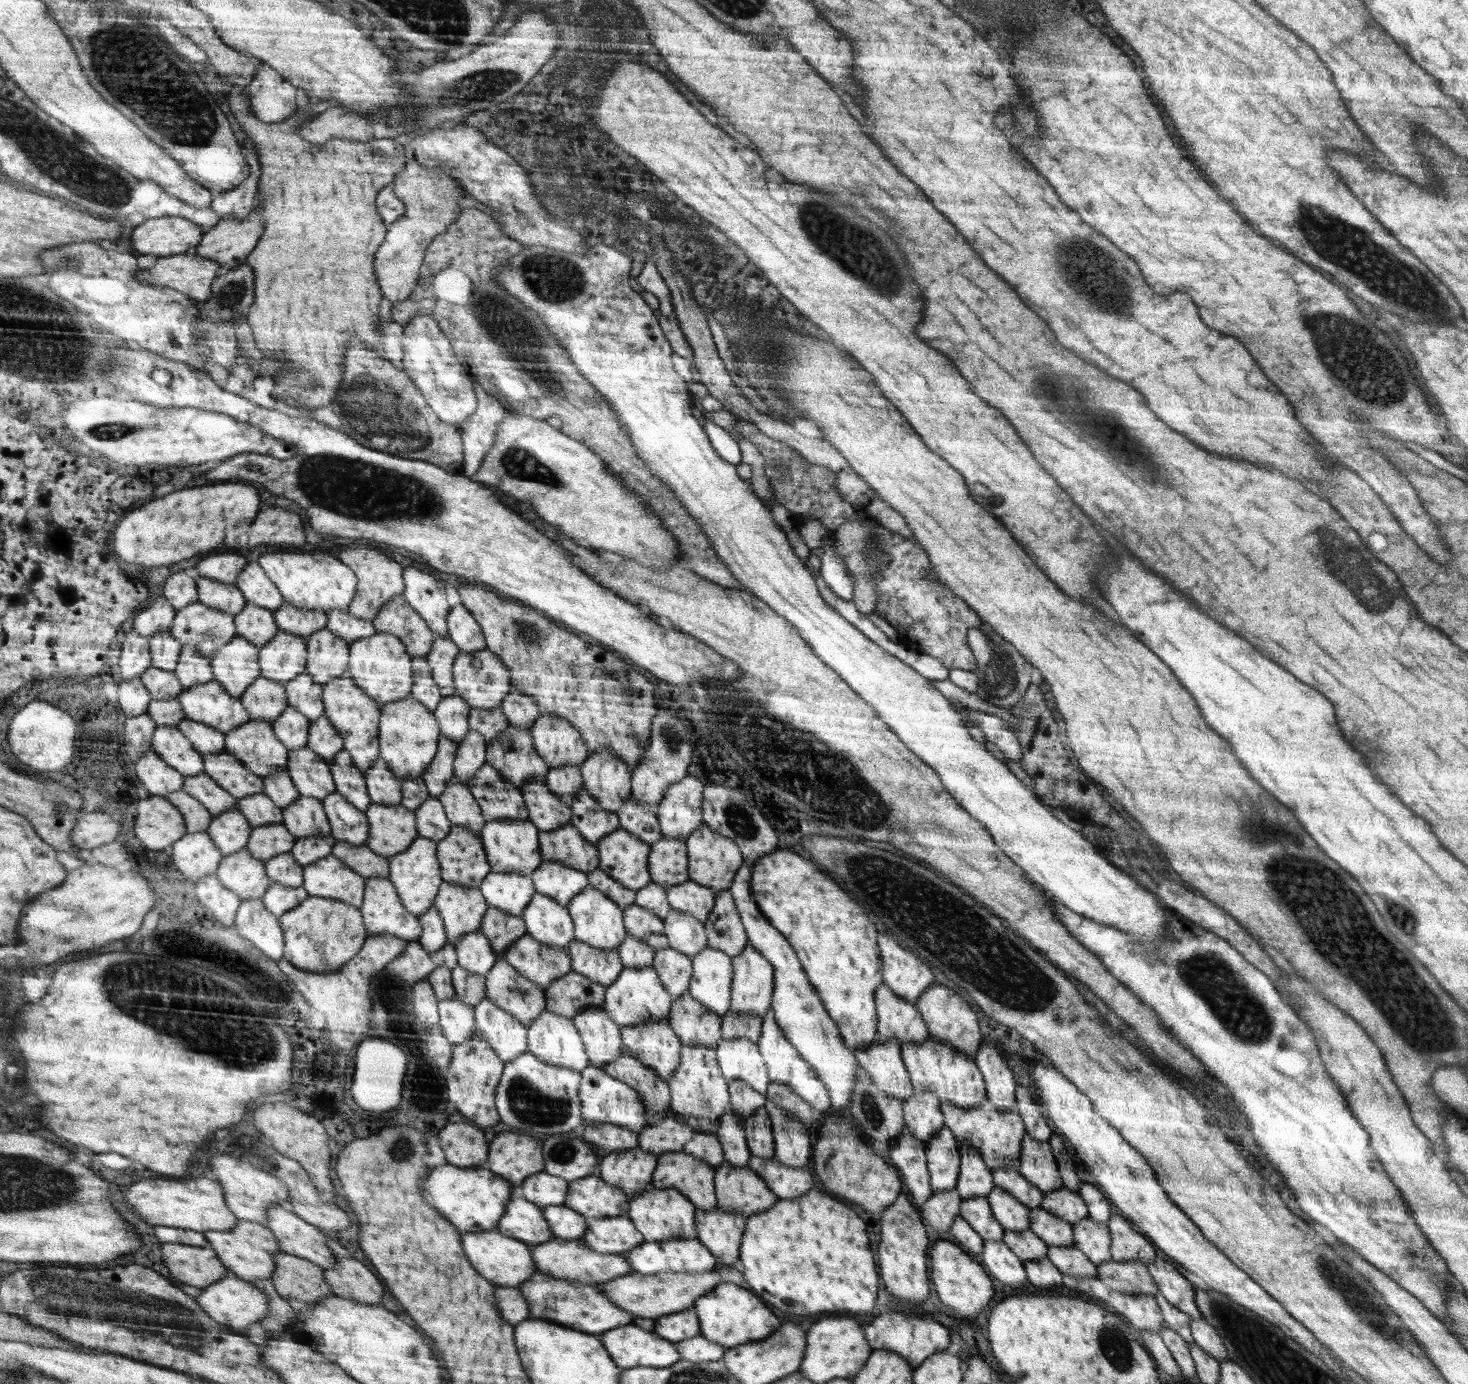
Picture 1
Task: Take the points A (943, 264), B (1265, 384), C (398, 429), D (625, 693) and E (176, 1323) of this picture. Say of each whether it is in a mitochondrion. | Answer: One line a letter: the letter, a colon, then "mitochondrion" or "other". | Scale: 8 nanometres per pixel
A: other
B: other
C: mitochondrion
D: mitochondrion
E: mitochondrion

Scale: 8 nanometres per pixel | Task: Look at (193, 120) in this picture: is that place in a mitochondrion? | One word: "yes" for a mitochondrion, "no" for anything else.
yes

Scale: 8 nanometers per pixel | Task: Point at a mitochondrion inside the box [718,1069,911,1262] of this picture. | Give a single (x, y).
(872, 1114)

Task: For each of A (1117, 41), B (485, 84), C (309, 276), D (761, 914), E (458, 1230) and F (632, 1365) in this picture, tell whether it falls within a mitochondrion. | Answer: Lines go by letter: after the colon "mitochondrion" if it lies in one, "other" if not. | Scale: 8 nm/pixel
A: other
B: mitochondrion
C: other
D: other
E: other
F: other

